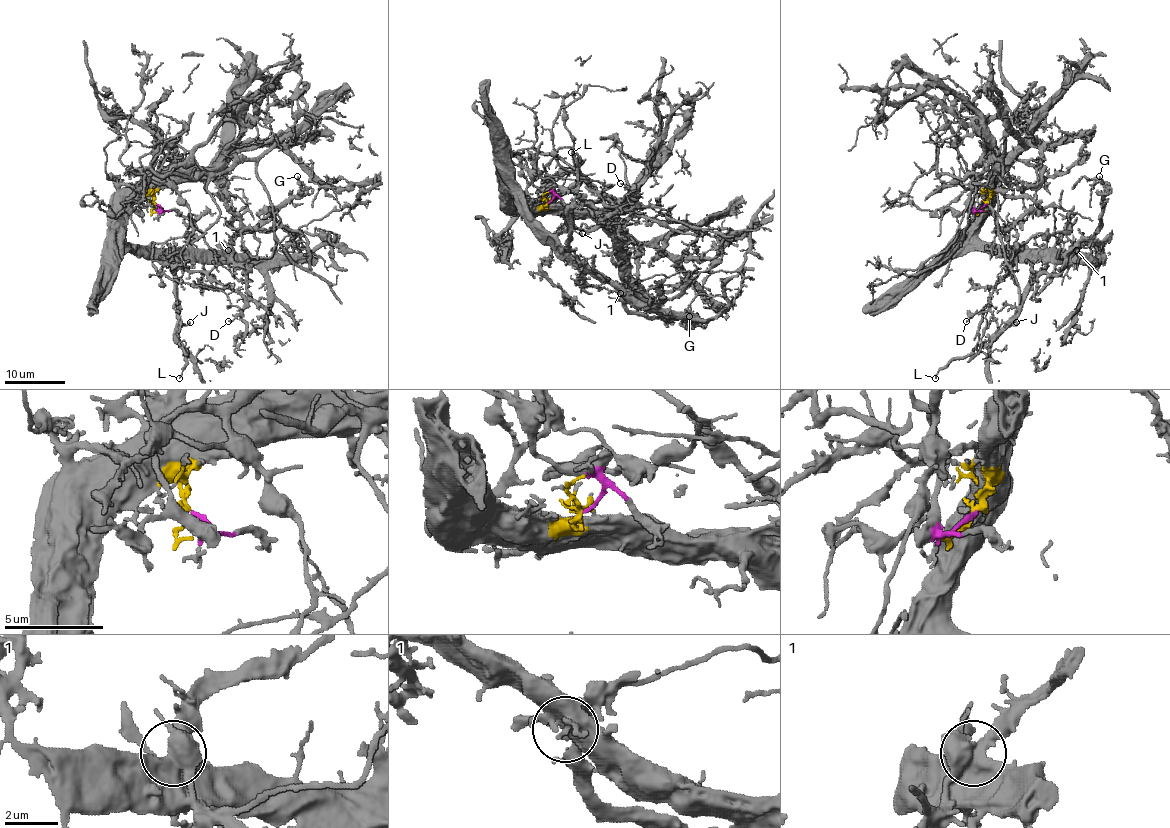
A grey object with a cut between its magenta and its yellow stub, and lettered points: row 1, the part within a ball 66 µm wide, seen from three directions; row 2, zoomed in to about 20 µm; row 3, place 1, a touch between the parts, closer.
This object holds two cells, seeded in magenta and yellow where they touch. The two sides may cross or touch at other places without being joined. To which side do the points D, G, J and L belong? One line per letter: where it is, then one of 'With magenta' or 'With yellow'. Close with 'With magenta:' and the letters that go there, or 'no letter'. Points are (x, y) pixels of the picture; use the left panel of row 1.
D: Place: (228, 321). With yellow
G: Place: (297, 176). With yellow
J: Place: (190, 322). With yellow
L: Place: (179, 378). With yellow
With magenta: no letter

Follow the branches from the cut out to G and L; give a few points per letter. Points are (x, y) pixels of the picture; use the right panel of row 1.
G: (985, 204), (991, 195), (976, 235), (982, 241), (1015, 253), (1073, 253), (1099, 230), (1105, 191), (1099, 176)
L: (985, 204), (991, 195), (980, 239), (995, 253), (1023, 256), (1030, 288), (988, 343), (935, 377)

